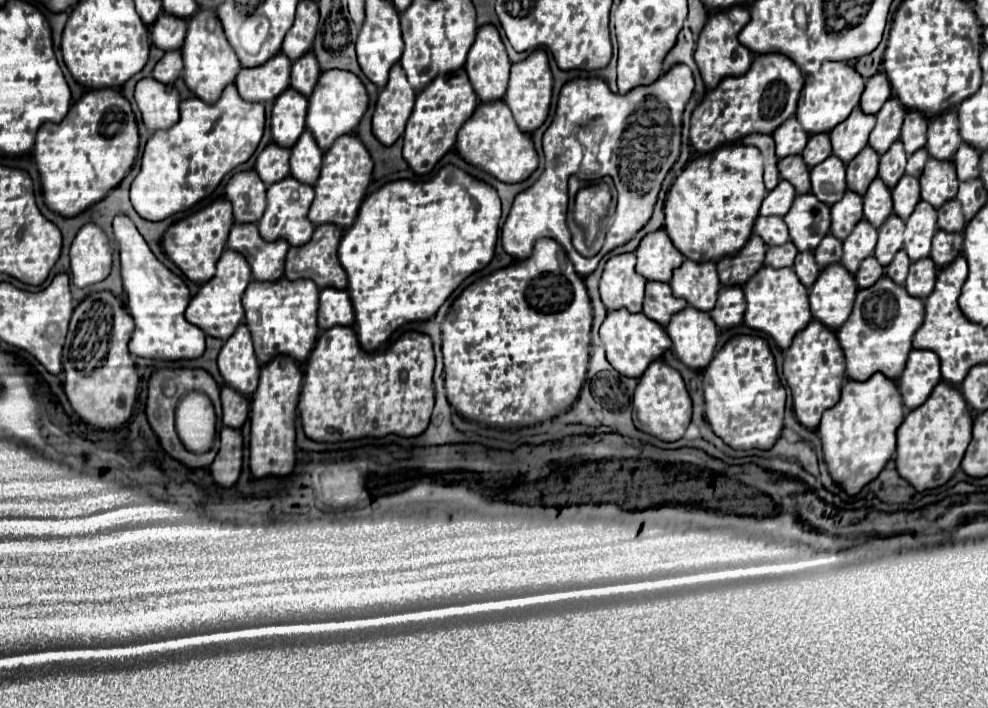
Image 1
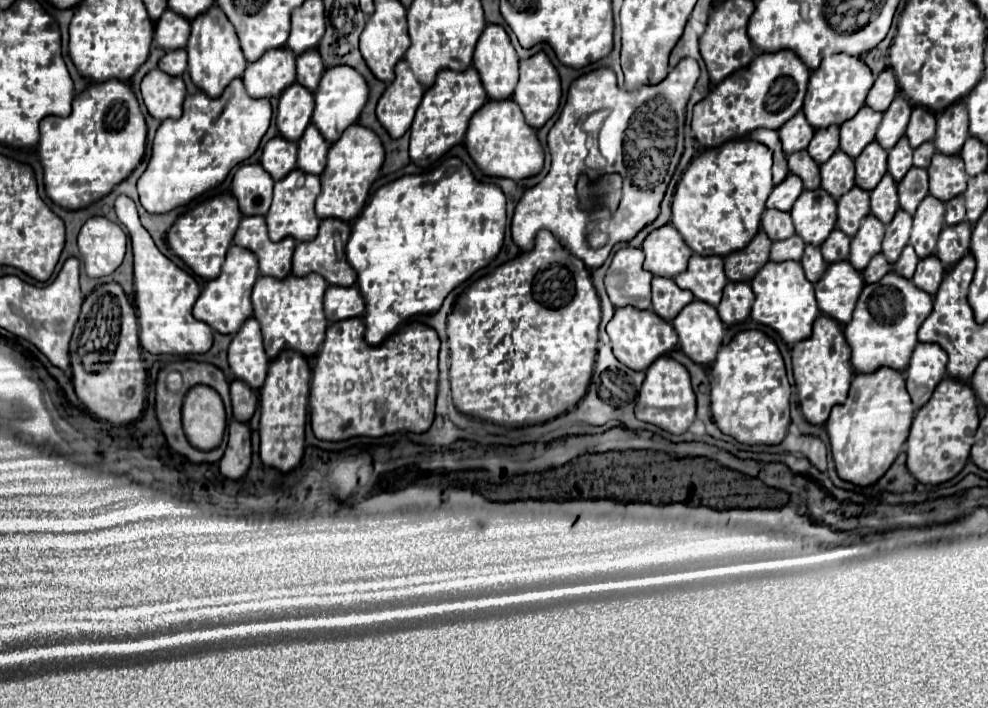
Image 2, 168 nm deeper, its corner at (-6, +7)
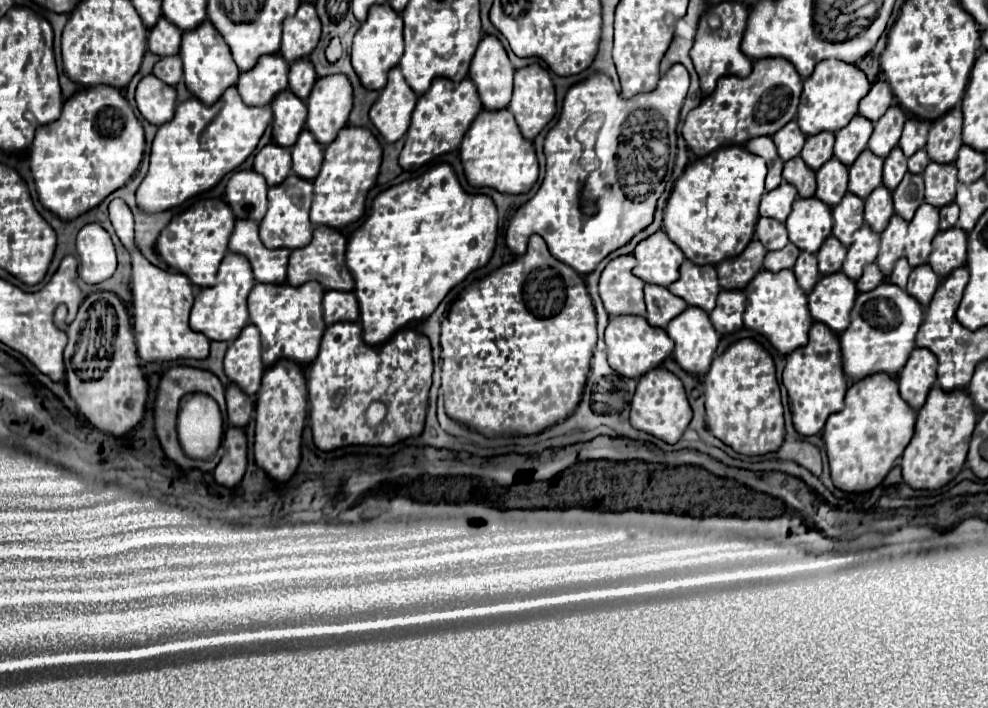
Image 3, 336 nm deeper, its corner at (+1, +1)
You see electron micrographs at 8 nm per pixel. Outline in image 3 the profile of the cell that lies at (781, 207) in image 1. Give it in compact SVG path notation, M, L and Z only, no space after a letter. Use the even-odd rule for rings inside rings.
M782 182L778 188L766 192L760 202L760 216L774 218L778 222L784 222L792 210L792 202L796 200L798 192L792 184Z

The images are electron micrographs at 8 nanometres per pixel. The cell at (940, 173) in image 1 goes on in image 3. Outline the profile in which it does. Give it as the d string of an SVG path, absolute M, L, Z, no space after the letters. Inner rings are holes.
M930 162L922 176L926 182L926 202L928 204L942 208L942 206L954 202L956 184L958 184L954 164Z

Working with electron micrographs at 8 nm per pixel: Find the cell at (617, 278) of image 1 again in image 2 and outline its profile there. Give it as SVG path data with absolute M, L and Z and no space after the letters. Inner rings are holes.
M627 246L617 250L605 276L605 288L613 306L651 308L651 278L653 274L643 270L641 248Z

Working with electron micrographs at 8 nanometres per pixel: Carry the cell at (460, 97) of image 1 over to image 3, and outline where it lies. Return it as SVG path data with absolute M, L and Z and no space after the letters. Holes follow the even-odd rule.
M436 78L430 90L418 98L418 104L412 112L412 124L406 134L406 144L400 152L400 166L404 170L414 170L424 166L436 156L456 150L480 110L482 110L482 102L470 78L464 78L458 84L448 78Z

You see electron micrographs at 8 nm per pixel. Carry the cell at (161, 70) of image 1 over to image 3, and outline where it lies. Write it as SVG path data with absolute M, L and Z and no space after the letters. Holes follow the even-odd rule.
M164 56L156 62L154 66L154 76L160 78L162 82L176 86L182 78L182 62L178 56Z

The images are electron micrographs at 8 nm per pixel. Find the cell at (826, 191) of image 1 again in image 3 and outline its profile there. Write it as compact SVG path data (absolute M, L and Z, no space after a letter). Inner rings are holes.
M830 158L816 172L816 178L818 178L816 198L820 198L828 206L836 206L842 200L842 196L848 192L848 188L846 188L848 168L838 158Z

